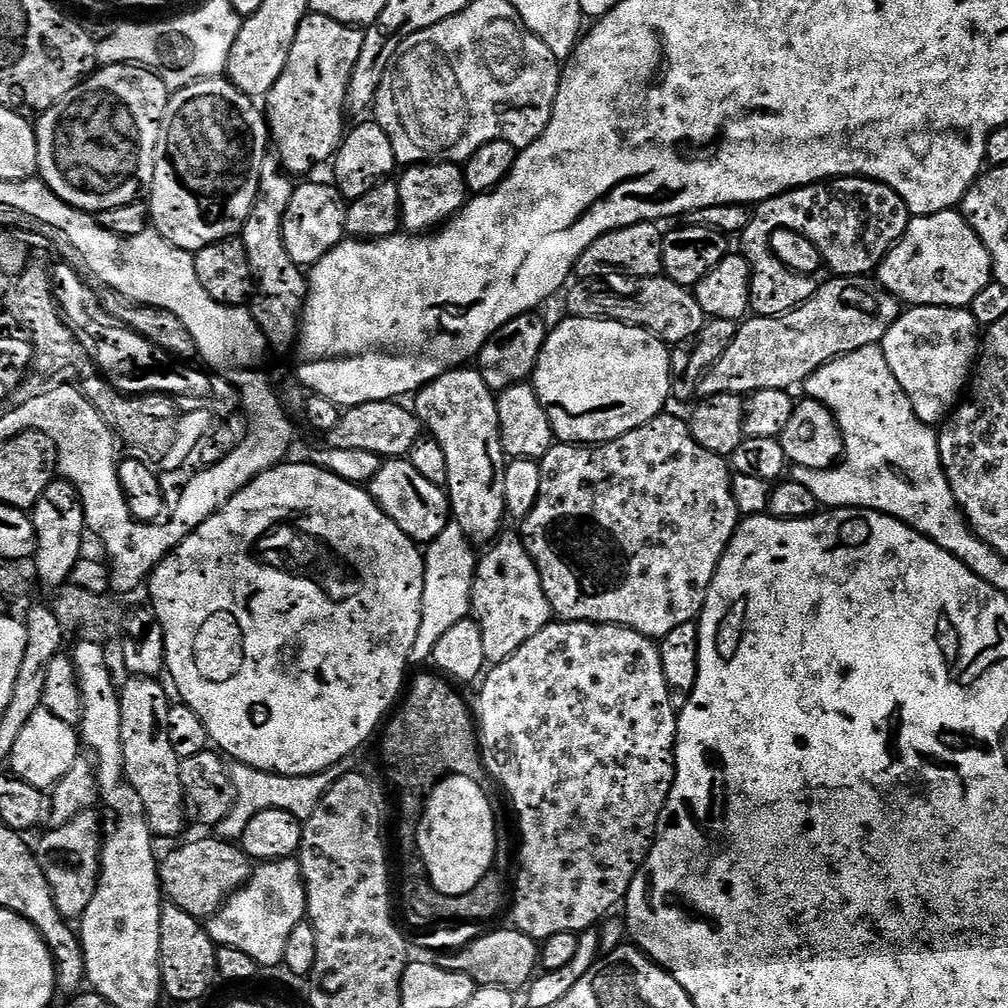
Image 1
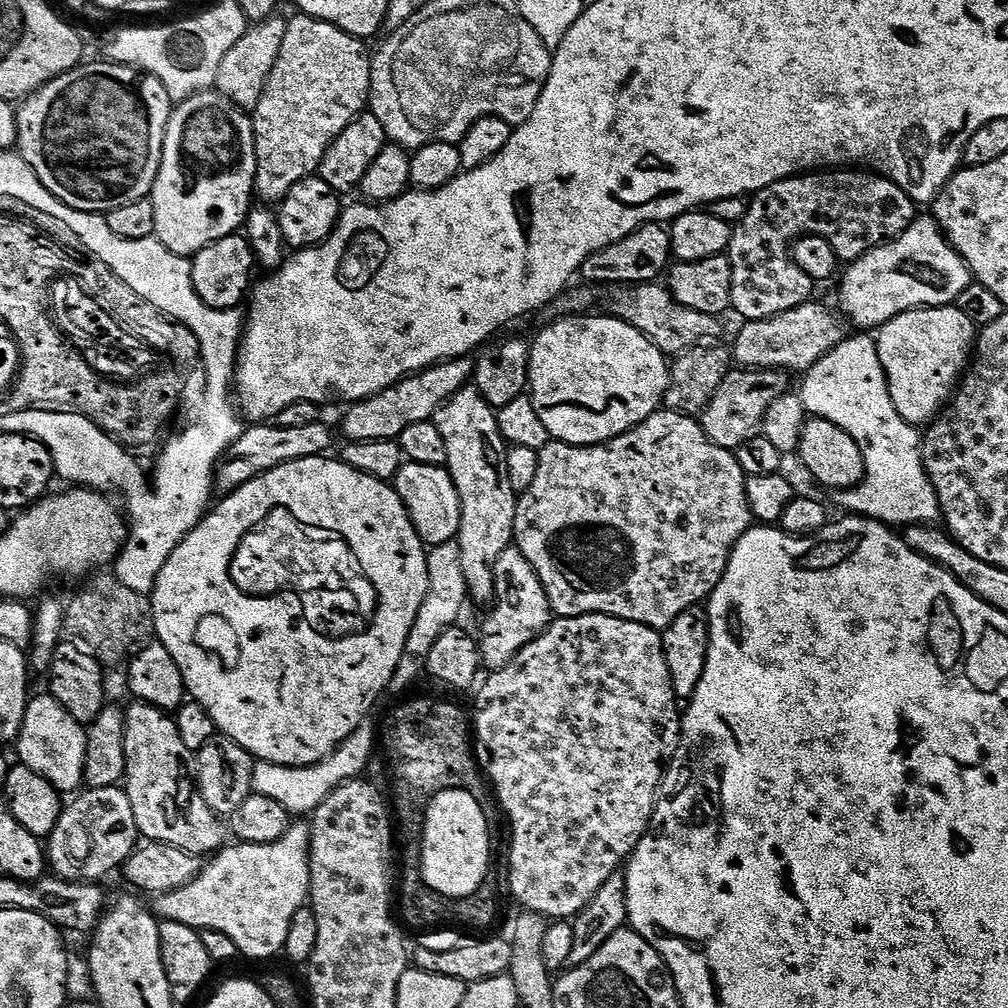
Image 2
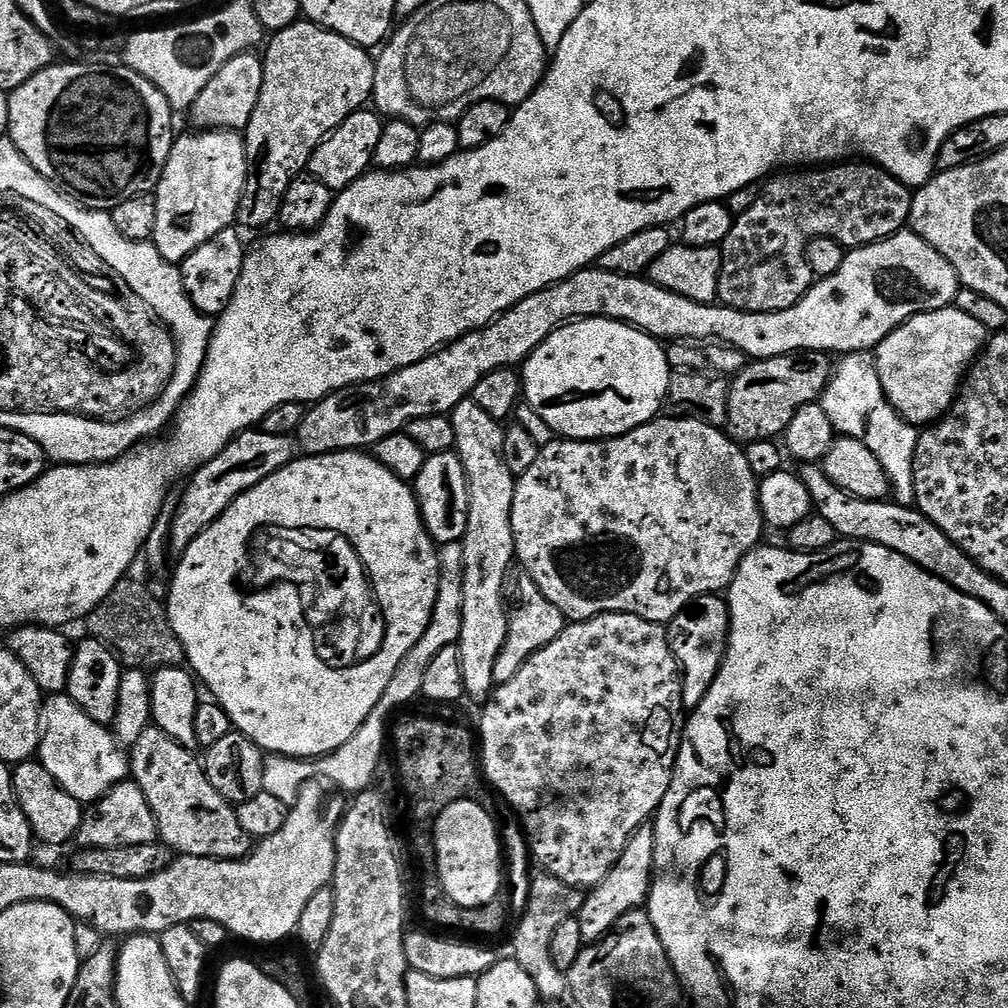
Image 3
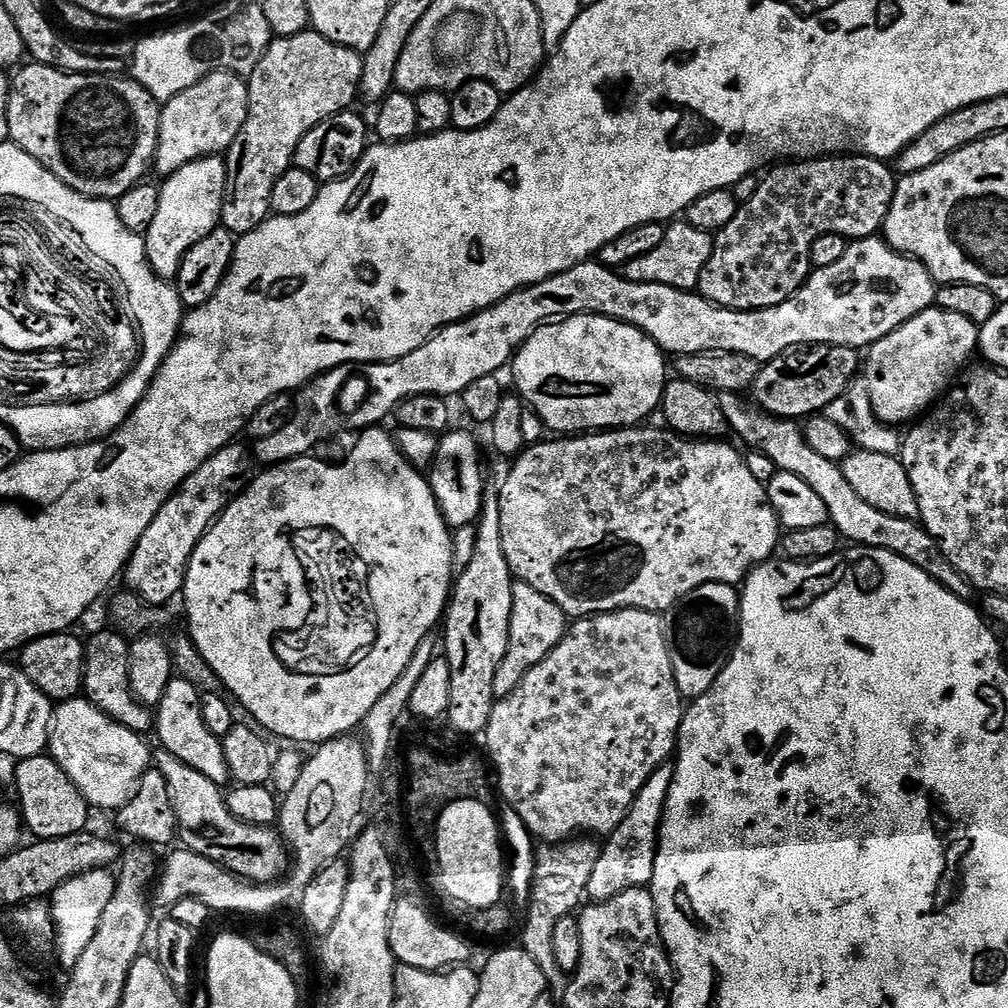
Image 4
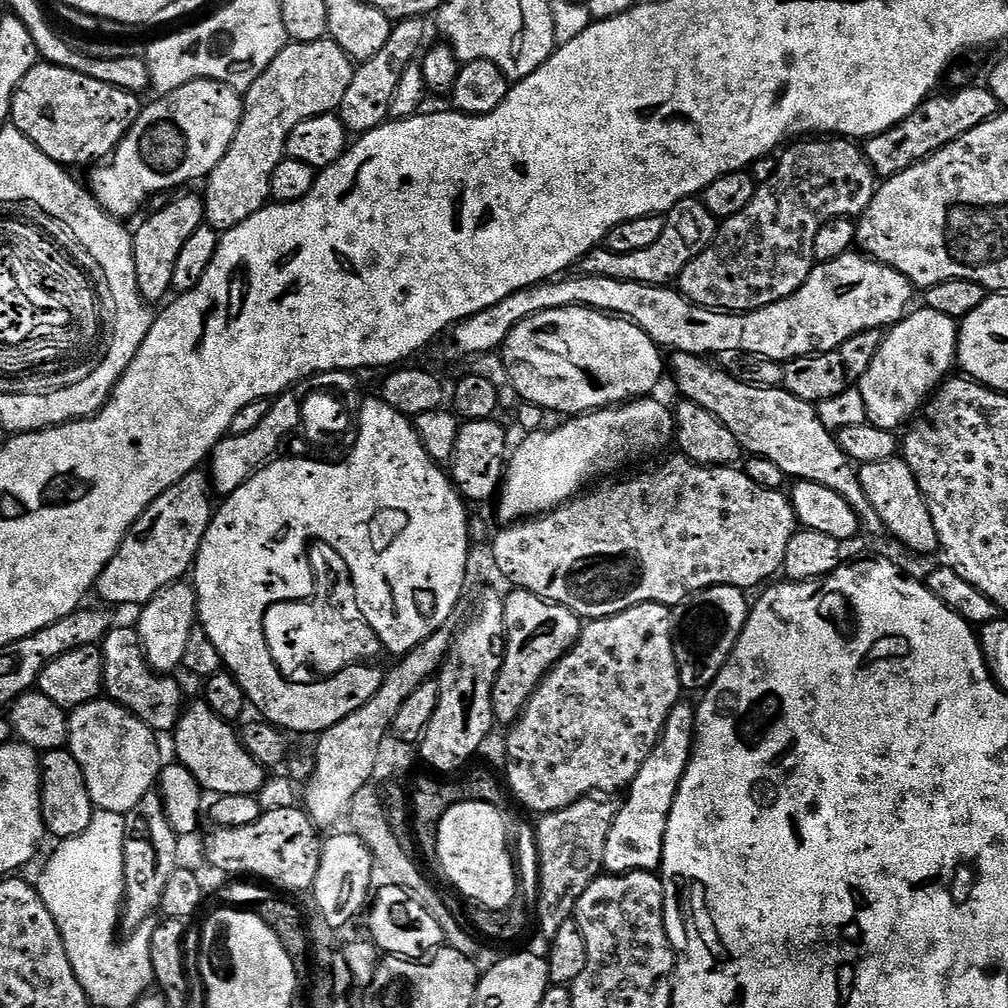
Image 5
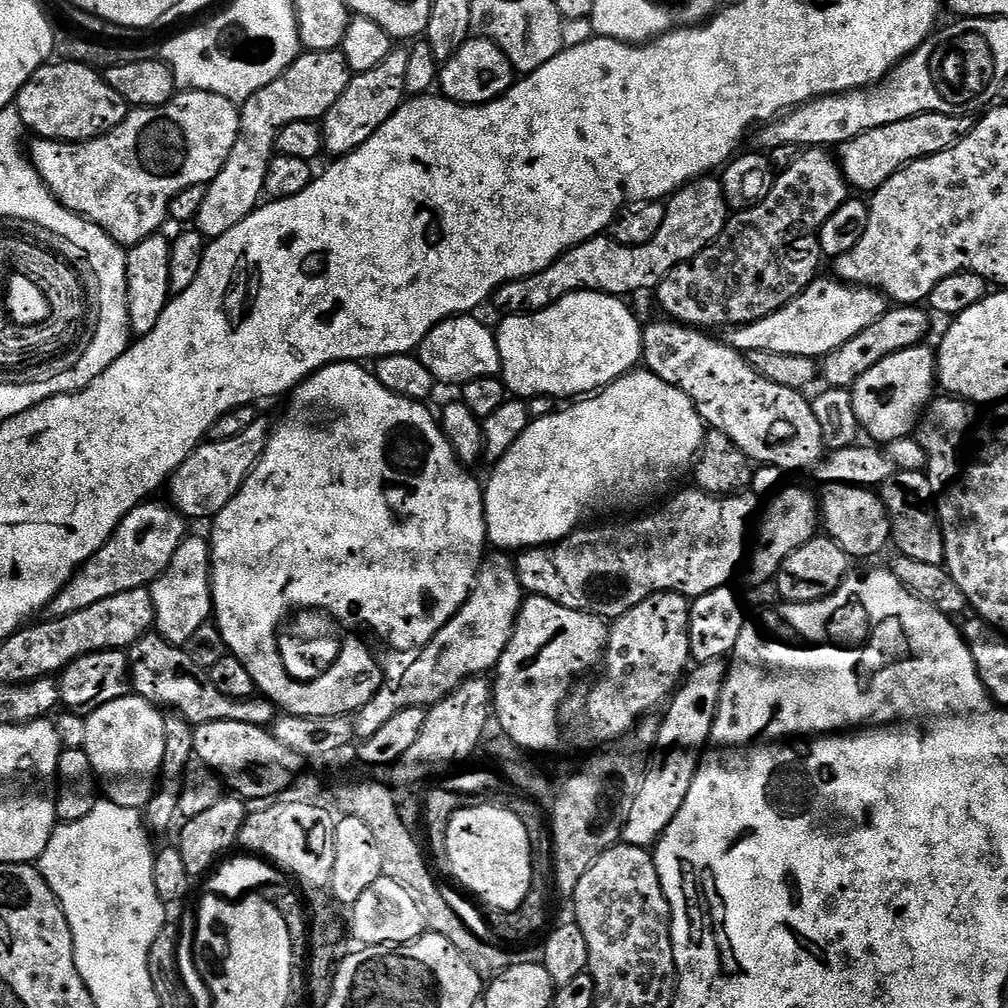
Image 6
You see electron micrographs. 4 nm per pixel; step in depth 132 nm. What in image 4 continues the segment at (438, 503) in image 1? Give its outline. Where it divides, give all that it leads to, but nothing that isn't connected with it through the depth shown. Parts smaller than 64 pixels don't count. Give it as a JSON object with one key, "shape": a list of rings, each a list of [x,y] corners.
{"shape":[[[449,430],[439,437],[438,454],[427,473],[434,498],[440,504],[440,513],[449,529],[476,524],[484,505],[484,468],[480,465],[480,448],[468,432]]]}

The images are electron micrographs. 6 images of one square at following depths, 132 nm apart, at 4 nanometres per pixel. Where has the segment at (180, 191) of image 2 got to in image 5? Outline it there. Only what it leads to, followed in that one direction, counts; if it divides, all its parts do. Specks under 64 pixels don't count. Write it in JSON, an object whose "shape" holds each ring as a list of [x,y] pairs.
{"shape":[[[199,195],[172,198],[165,209],[153,211],[149,220],[141,222],[134,228],[132,245],[134,246],[134,266],[138,274],[138,290],[142,298],[149,302],[160,300],[172,292],[174,262],[186,246],[186,238],[194,234],[205,223],[204,202]]]}

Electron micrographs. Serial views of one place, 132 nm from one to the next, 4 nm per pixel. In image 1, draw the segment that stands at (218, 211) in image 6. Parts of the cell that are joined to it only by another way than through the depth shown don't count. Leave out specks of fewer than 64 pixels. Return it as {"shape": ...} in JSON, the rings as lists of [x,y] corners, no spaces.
{"shape":[[[309,11],[298,26],[298,34],[294,38],[294,46],[290,46],[290,58],[286,62],[286,70],[282,70],[282,78],[274,82],[266,97],[266,119],[274,152],[280,155],[283,171],[296,178],[304,178],[307,172],[315,170],[319,164],[327,165],[335,157],[346,135],[344,112],[348,108],[348,87],[354,74],[354,66],[358,62],[358,54],[362,54],[364,32],[359,27],[343,24],[334,18],[324,17],[320,13]]]}

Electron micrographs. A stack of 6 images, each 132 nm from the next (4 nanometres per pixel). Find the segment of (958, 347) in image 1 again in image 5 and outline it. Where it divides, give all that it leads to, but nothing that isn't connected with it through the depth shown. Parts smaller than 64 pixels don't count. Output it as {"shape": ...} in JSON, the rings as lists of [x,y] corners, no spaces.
{"shape":[[[927,306],[909,311],[900,323],[891,325],[878,354],[874,354],[874,362],[870,362],[870,370],[866,370],[858,385],[862,402],[866,402],[867,423],[891,434],[904,423],[907,425],[957,363],[957,339],[957,321]]]}

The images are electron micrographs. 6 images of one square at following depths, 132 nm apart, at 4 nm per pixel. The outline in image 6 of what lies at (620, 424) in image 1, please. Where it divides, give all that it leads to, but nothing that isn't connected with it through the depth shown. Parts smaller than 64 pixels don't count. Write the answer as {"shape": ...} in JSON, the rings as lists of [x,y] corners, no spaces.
{"shape":[[[585,290],[582,292],[570,292],[562,297],[558,302],[554,302],[548,308],[543,308],[540,312],[530,312],[522,316],[505,315],[500,324],[500,329],[495,329],[495,336],[498,346],[498,354],[501,355],[501,370],[499,375],[502,377],[504,387],[513,397],[531,398],[533,396],[551,396],[561,398],[560,396],[572,396],[568,398],[584,398],[597,390],[605,388],[608,384],[613,384],[619,376],[625,376],[633,371],[641,363],[642,353],[642,324],[636,321],[636,316],[627,308],[625,301],[618,296],[607,296],[605,292],[595,290]]]}

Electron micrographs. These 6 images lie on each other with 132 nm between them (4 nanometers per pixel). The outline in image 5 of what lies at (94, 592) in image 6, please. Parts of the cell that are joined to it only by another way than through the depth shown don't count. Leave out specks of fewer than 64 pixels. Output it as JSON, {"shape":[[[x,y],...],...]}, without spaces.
{"shape":[[[197,470],[186,474],[170,490],[163,492],[130,526],[122,546],[118,546],[118,554],[110,558],[106,570],[96,580],[94,589],[95,595],[100,595],[108,604],[136,604],[143,606],[153,600],[159,592],[166,590],[171,584],[179,584],[185,579],[184,576],[193,571],[196,555],[202,546],[202,538],[206,538],[206,530],[210,526],[214,515],[214,489],[209,473],[204,470]]]}

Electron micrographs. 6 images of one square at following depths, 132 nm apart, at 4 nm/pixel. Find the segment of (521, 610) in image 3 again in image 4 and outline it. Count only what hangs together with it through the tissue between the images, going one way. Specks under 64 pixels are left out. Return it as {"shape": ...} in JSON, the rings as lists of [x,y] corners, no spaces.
{"shape":[[[513,583],[508,649],[506,658],[502,658],[498,666],[498,674],[494,674],[494,697],[499,698],[511,694],[529,670],[538,662],[542,662],[542,658],[546,658],[546,654],[550,654],[554,646],[558,646],[565,631],[565,614],[554,601],[546,598],[528,584]]]}

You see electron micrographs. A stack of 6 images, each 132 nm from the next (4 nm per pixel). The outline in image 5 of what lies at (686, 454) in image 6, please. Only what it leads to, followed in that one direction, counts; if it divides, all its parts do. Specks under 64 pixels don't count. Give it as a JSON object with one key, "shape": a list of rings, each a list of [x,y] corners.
{"shape":[[[637,398],[619,406],[598,408],[560,423],[564,424],[527,433],[517,448],[515,445],[498,493],[504,522],[524,522],[568,503],[585,486],[596,482],[591,480],[626,467],[643,452],[671,445],[676,430],[673,409],[659,404],[656,398]]]}

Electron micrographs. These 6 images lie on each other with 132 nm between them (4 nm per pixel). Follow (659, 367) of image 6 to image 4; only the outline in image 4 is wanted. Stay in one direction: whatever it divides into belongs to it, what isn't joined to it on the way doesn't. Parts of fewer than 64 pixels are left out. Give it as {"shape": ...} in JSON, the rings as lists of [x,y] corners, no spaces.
{"shape":[[[740,394],[720,396],[720,405],[728,419],[729,429],[733,433],[736,431],[749,444],[747,446],[749,449],[769,456],[779,471],[789,472],[802,478],[806,486],[810,486],[814,494],[818,494],[818,498],[826,502],[828,519],[845,541],[861,548],[890,550],[906,558],[906,562],[918,566],[918,570],[930,574],[930,578],[934,578],[943,588],[950,590],[950,594],[965,598],[971,597],[970,594],[973,595],[972,585],[962,574],[958,574],[958,570],[954,570],[954,566],[950,566],[938,542],[926,531],[923,524],[906,518],[894,518],[890,514],[882,514],[874,510],[870,502],[862,502],[862,498],[854,494],[854,486],[846,482],[843,467],[839,463],[822,458],[822,455],[810,446],[805,436],[805,429],[797,421],[772,416],[744,399],[745,397]]]}

